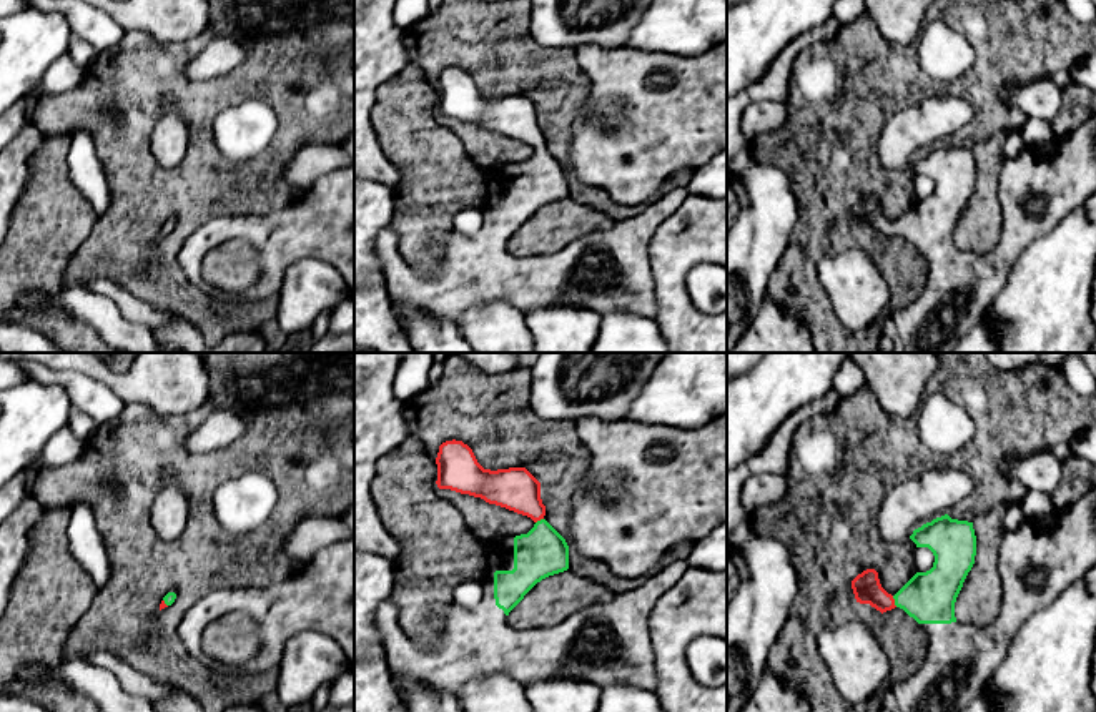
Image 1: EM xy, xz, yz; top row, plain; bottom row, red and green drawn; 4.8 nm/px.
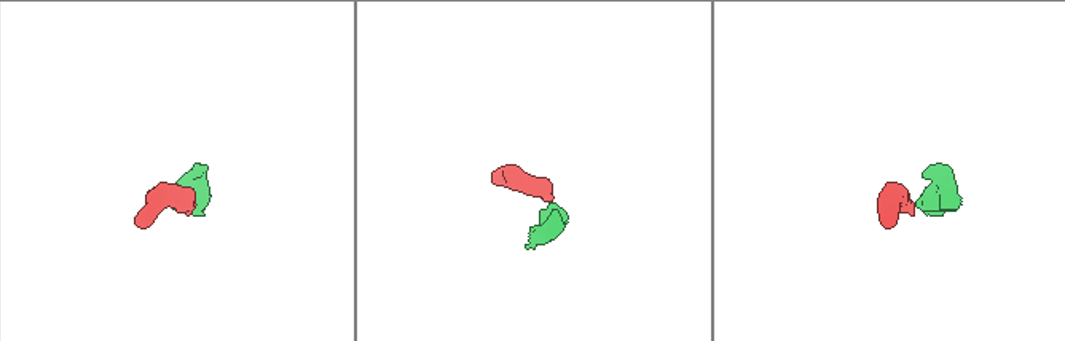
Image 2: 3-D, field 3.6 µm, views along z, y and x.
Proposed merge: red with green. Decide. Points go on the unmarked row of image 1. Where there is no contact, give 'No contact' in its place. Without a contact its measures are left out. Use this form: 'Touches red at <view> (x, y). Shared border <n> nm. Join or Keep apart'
Touches red at yz (893, 228). Shared border 60 nm. Join

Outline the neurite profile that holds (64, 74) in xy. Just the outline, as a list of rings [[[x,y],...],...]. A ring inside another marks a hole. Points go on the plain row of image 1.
[[[68,53],[57,58],[45,72],[33,100],[43,95],[65,93],[81,83],[85,70],[81,70]]]

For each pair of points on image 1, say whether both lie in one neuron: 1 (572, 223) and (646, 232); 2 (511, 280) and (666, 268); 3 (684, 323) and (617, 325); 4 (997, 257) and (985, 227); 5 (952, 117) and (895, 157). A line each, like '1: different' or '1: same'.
1: different
2: different
3: different
4: different
5: same

